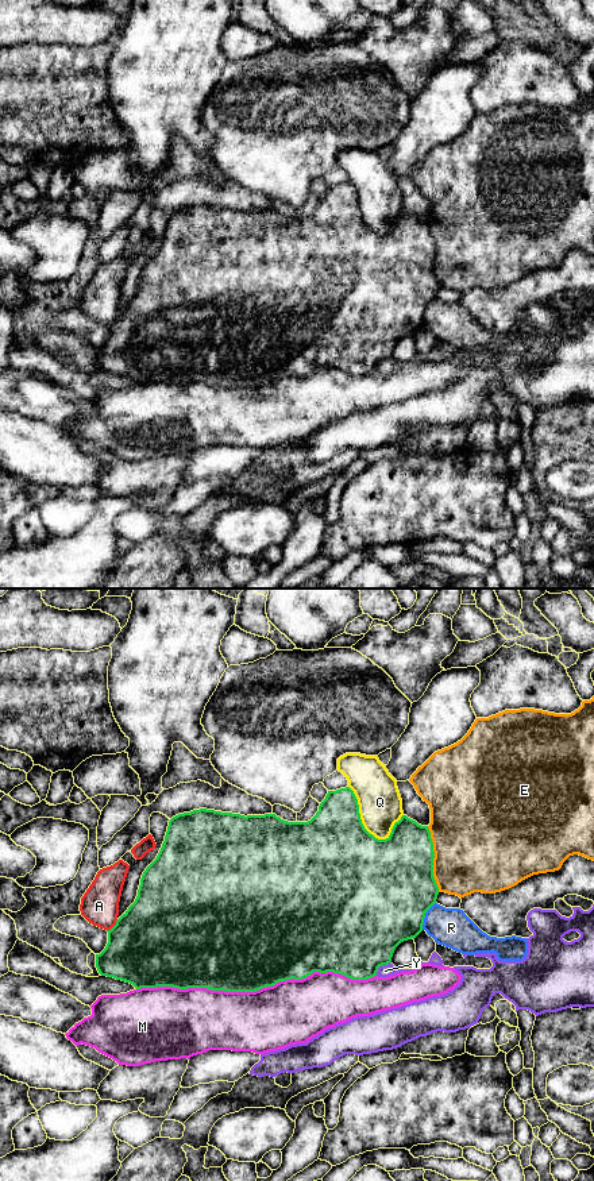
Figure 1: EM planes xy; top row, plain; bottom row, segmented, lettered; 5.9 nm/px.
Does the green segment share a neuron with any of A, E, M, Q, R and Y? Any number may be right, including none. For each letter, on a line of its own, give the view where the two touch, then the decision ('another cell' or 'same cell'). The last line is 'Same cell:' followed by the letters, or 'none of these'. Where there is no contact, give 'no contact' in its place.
A: xy | another cell
E: xy | another cell
M: xy | another cell
Q: xy | another cell
R: xy | another cell
Y: xy | another cell
Same cell: none of these

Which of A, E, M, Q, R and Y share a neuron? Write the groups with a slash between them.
A / E / M / Q / R / Y

